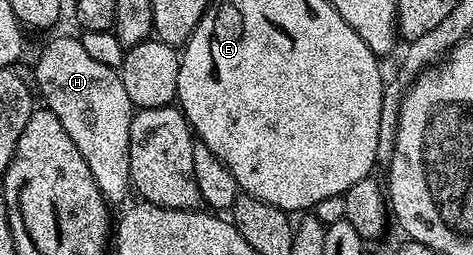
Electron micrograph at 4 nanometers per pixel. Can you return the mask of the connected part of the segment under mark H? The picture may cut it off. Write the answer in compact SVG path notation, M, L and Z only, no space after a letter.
M79 37L56 38L41 52L40 59L36 62L36 86L35 89L38 91L38 94L38 89L40 89L40 94L44 97L43 105L50 112L54 112L54 116L58 116L62 128L66 128L67 134L70 135L70 140L74 140L78 152L82 152L82 160L86 160L86 168L90 168L90 176L94 176L94 184L98 184L98 188L102 192L104 199L110 204L116 204L116 202L122 201L127 194L130 194L130 183L132 180L128 169L130 168L130 124L132 123L134 107L130 96L126 96L126 88L122 88L122 80L120 79L119 73L110 68L106 68L106 64L98 64L98 60L93 60L93 58L86 53L86 48L82 48Z

